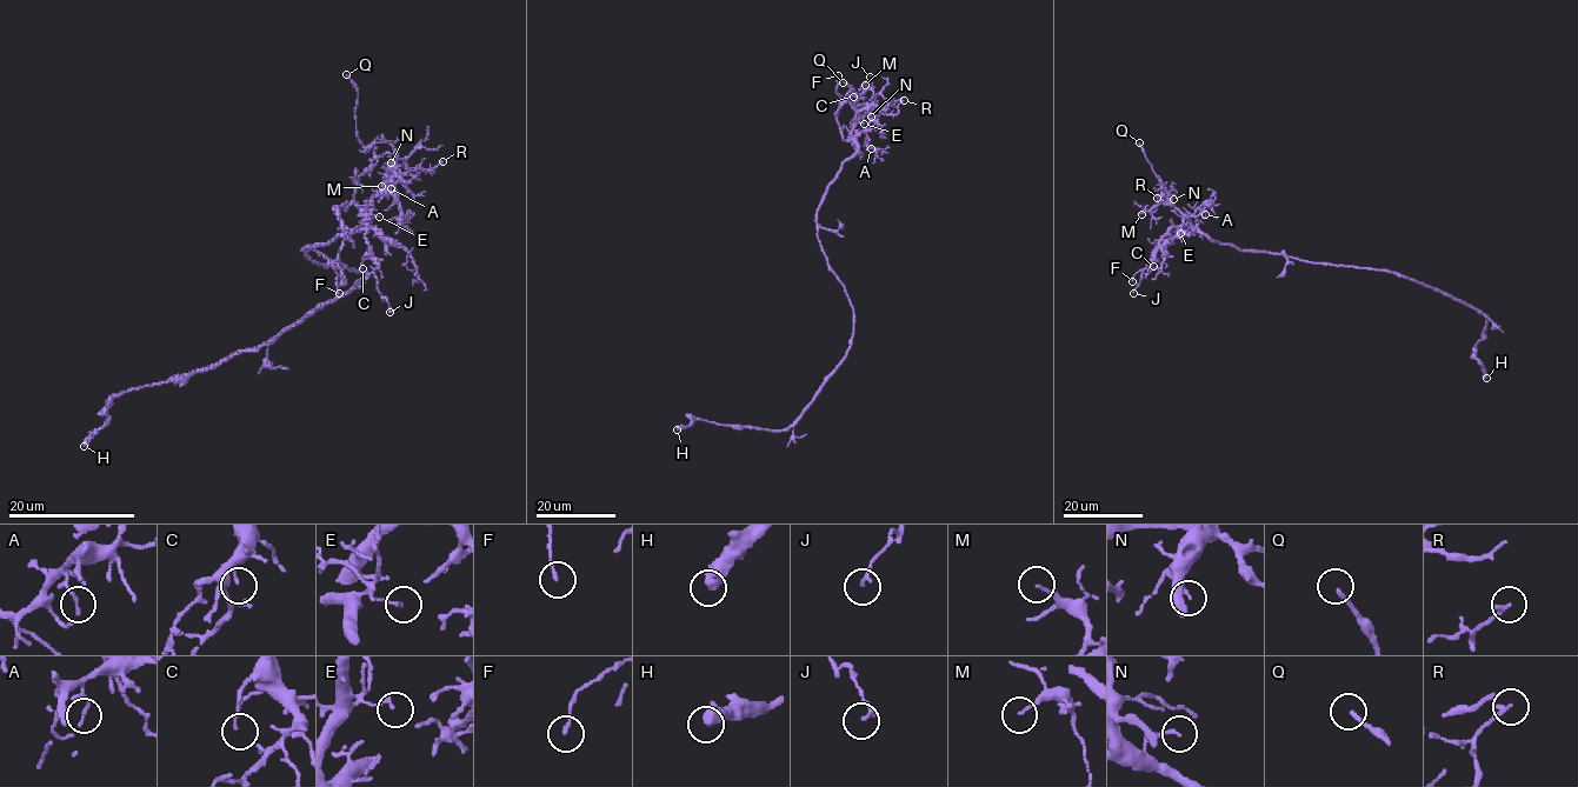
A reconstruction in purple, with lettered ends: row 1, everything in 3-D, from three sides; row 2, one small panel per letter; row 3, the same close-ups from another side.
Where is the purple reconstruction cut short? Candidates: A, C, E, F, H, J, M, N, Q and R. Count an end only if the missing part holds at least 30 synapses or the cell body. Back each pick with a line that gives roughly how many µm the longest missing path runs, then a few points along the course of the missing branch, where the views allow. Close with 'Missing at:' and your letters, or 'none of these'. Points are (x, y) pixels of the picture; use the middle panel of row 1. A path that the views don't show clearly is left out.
Q: missing 4 µm
Missing at: Q

